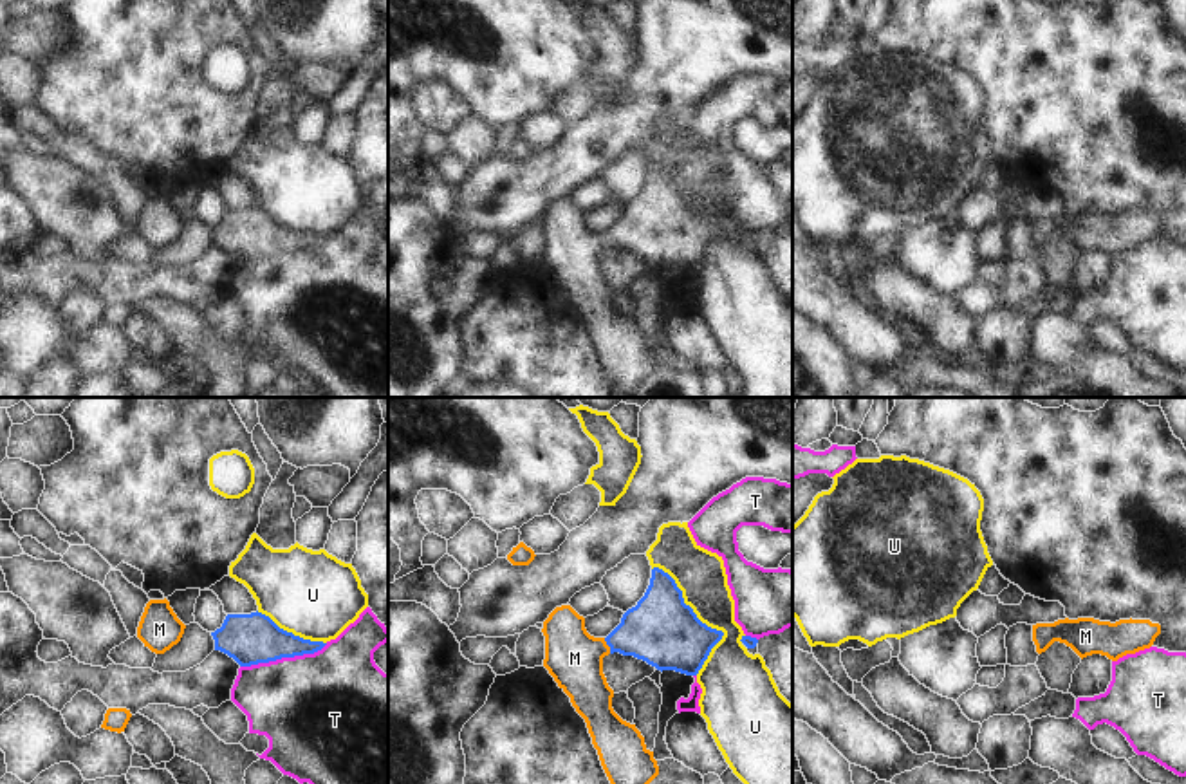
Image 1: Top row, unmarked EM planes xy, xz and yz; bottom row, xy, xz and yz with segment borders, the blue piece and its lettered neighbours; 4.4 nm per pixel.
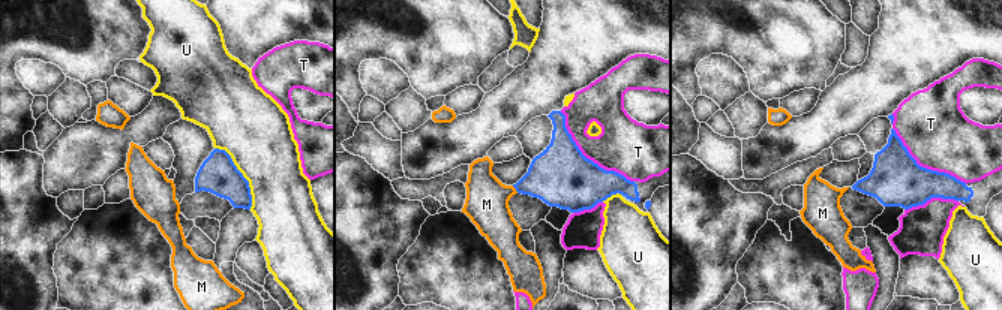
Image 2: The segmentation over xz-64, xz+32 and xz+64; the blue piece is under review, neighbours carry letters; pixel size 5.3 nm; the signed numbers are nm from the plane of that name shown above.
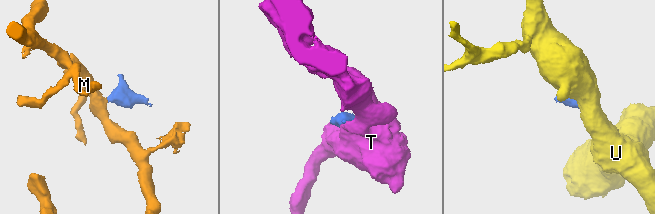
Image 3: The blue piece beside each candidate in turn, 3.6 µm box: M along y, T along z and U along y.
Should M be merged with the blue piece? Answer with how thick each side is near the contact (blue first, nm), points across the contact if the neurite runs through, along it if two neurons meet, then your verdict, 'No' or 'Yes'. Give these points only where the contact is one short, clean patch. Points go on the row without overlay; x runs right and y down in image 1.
Thickness 320 nm (blue) against 260 nm. Path across: xz (661, 224), (607, 239), (574, 253). Yes

